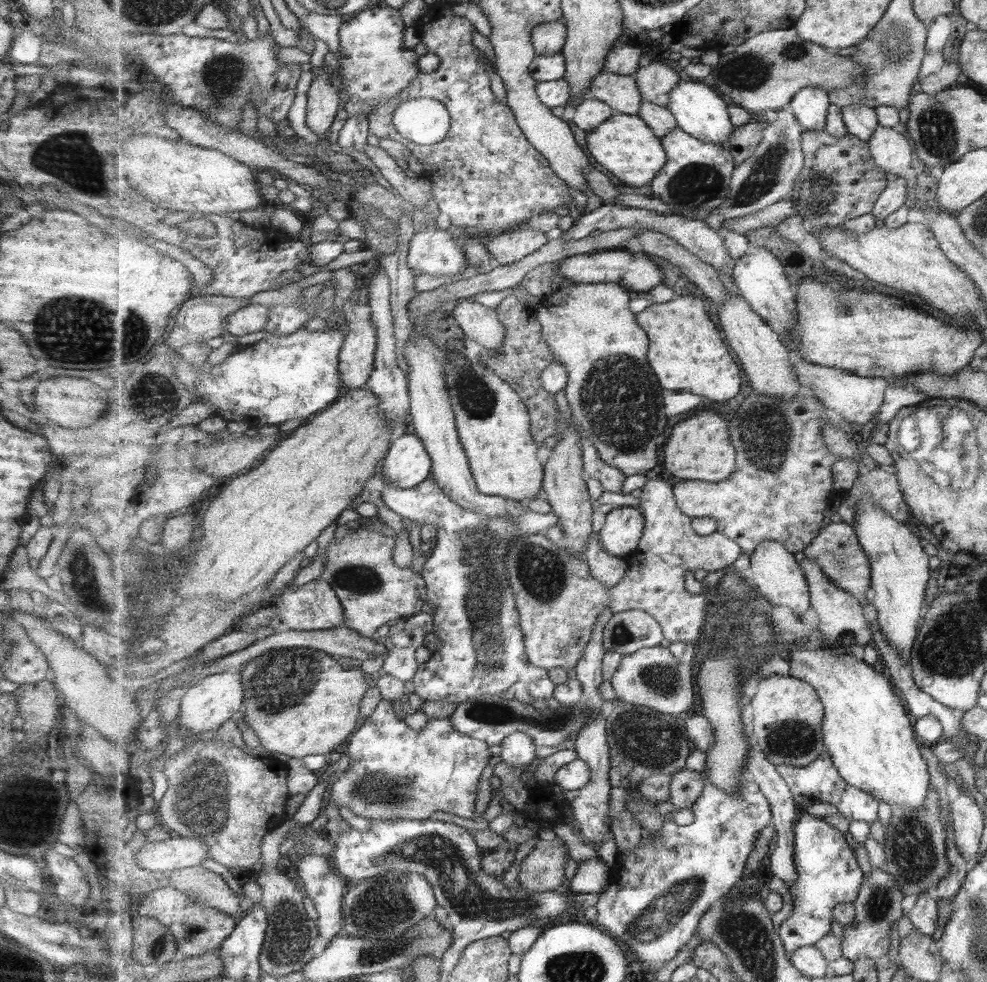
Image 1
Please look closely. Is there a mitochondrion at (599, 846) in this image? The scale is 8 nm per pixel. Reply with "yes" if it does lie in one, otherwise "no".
no

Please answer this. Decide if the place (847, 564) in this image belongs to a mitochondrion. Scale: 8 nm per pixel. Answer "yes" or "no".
yes

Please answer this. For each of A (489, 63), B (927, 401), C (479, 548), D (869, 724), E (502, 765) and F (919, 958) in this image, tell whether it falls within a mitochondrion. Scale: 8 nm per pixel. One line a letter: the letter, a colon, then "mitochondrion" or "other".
A: other
B: other
C: mitochondrion
D: other
E: other
F: other

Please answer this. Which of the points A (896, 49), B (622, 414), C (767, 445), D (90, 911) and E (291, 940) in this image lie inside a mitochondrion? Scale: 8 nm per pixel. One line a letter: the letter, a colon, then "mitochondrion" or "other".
A: mitochondrion
B: mitochondrion
C: mitochondrion
D: other
E: mitochondrion

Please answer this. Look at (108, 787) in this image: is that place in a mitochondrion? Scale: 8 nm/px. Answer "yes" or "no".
no

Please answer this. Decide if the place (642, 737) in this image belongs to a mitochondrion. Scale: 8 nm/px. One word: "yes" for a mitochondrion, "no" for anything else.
yes

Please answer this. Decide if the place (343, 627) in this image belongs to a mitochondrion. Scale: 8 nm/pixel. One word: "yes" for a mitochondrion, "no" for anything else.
no

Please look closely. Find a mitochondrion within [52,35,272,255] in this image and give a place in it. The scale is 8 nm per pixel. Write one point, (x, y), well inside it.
(224, 77)

